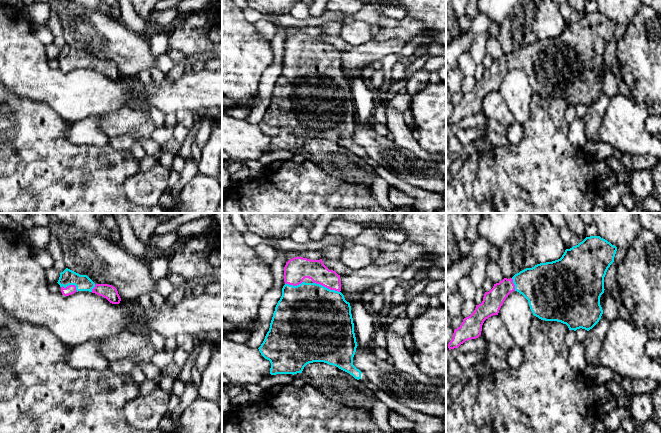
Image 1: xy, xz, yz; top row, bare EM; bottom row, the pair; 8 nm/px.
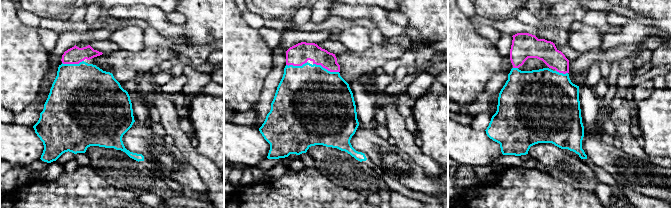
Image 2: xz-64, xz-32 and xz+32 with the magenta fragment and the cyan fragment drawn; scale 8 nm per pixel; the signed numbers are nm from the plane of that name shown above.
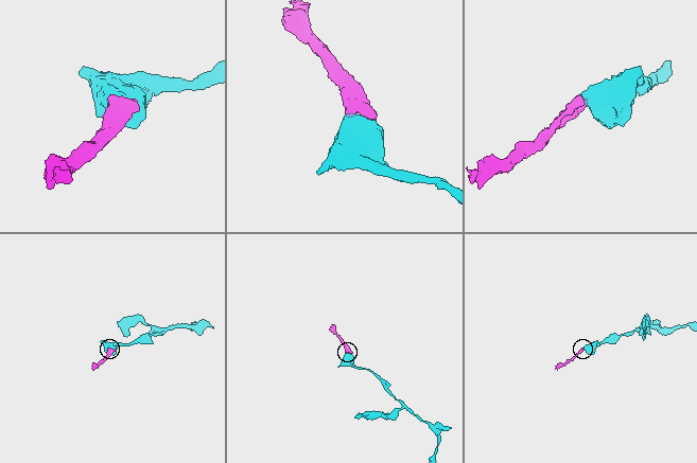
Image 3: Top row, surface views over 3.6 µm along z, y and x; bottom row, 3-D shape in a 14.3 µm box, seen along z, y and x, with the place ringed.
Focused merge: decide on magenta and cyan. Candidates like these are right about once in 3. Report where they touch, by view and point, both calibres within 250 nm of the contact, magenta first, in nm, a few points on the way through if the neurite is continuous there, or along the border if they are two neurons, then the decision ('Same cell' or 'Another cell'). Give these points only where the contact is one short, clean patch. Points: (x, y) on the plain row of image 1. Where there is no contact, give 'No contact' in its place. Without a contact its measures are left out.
Touches magenta at xz (326, 63). Thickness 170 nm (magenta) against 500 nm. Path across: xz (302, 44), (307, 44), (326, 63), (321, 79), (311, 90). Same cell

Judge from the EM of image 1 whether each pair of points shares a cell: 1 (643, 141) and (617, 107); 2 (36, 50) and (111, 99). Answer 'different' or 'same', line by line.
1: same
2: same

